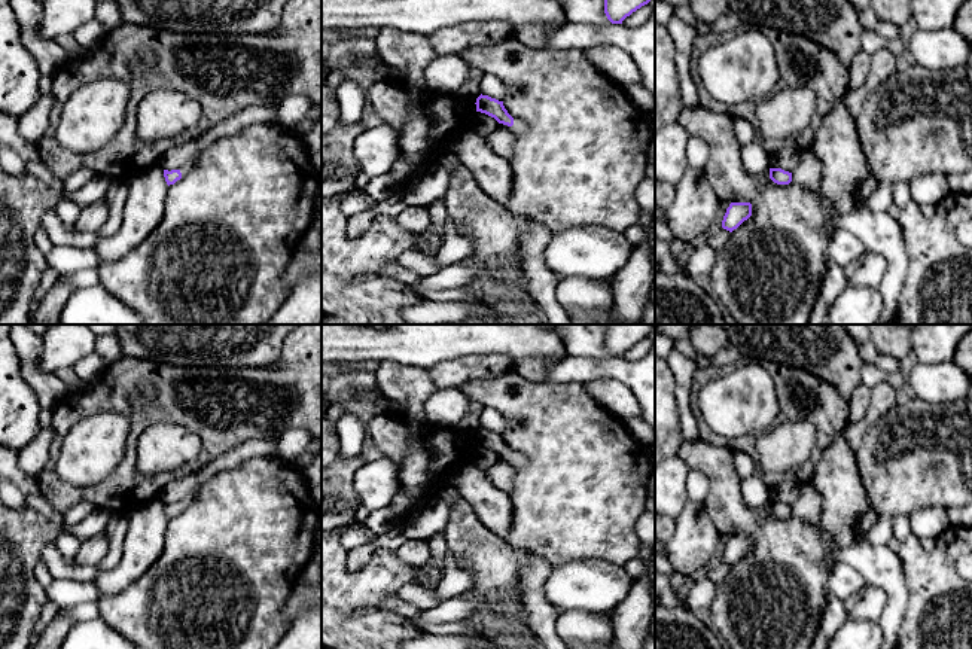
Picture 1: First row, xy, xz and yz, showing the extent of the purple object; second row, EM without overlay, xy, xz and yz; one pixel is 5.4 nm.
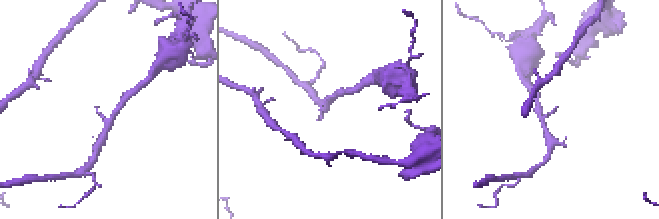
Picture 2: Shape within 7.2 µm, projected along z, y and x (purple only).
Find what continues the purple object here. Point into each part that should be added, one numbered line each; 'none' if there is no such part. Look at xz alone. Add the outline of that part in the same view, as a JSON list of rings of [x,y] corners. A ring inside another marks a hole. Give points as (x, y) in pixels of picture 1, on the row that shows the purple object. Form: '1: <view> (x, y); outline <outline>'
1: xz (520, 127); outline [[[514,118],[514,125],[508,127],[508,130],[511,132],[514,132],[515,135],[521,135],[521,134],[524,134],[528,130],[528,127],[527,127],[527,124],[524,121],[521,121],[518,118]]]

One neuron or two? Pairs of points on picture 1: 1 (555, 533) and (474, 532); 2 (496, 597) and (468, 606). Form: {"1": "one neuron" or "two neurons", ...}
{"1": "two neurons", "2": "two neurons"}

